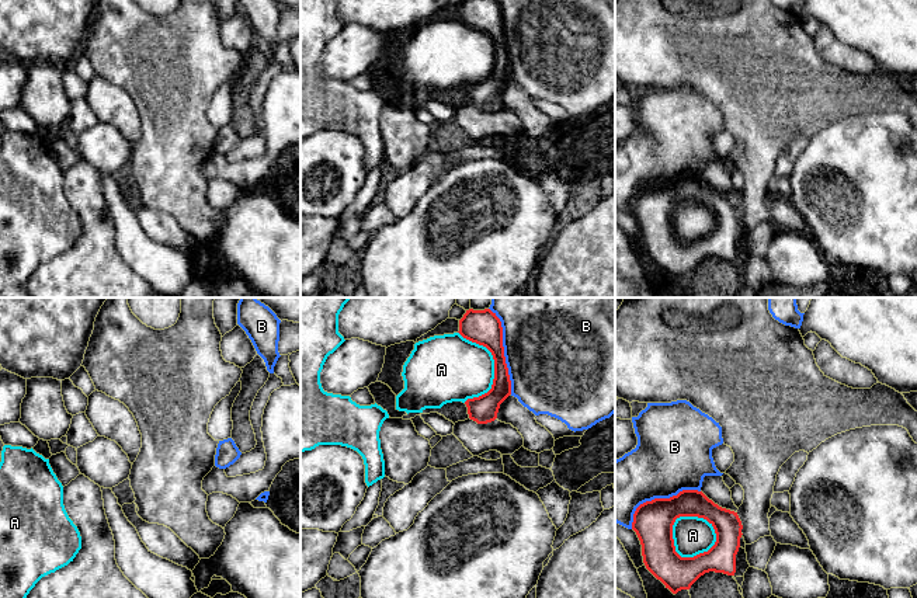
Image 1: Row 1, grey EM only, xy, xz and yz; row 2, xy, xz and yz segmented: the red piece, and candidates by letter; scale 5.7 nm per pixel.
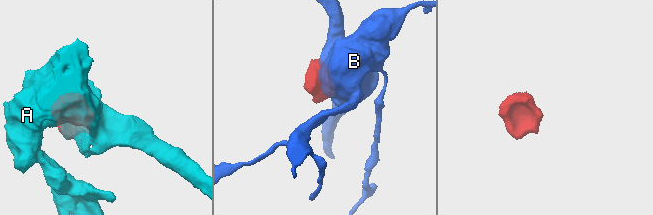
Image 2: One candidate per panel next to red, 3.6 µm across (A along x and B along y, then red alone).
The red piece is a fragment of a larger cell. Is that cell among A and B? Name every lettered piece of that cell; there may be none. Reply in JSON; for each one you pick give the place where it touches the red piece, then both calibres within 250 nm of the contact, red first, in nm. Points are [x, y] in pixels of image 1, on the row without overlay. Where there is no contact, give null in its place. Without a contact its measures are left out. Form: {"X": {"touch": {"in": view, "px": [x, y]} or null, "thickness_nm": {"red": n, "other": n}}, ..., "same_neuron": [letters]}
{"same_neuron": []}

